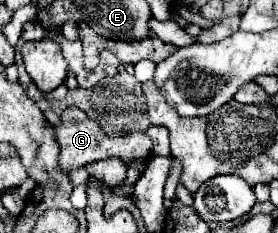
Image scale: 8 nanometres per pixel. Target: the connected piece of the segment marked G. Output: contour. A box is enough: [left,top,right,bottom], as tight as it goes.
[55,108,151,174]

